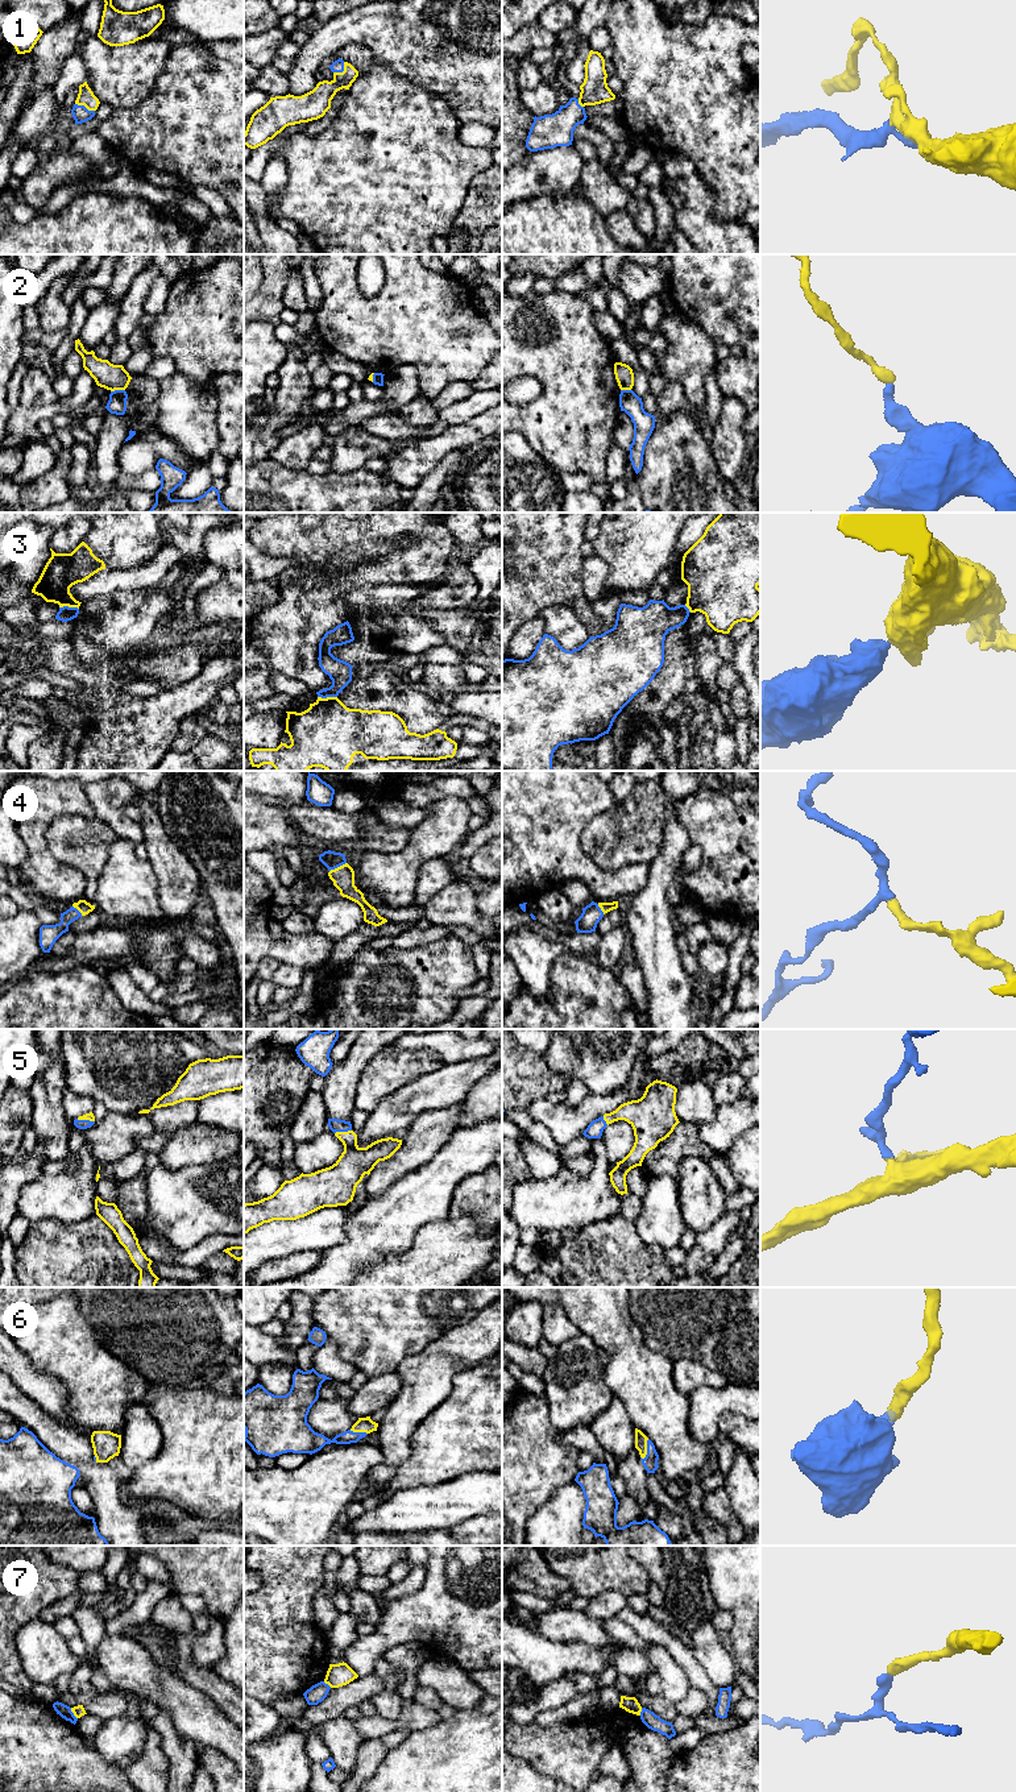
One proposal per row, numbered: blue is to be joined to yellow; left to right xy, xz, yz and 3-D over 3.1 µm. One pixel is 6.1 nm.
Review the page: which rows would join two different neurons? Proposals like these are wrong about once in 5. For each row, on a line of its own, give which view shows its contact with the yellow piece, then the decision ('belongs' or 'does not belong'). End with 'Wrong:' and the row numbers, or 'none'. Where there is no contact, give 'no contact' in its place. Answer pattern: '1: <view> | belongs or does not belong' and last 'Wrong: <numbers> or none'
1: xy | belongs
2: xy | does not belong
3: xy | does not belong
4: xz | belongs
5: xz | belongs
6: yz | belongs
7: xy | does not belong
Wrong: 2, 3, 7

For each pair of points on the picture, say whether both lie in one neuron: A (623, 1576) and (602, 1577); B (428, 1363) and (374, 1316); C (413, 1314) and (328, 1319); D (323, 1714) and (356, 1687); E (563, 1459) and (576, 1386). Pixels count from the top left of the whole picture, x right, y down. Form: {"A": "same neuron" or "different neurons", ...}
{"A": "same neuron", "B": "different neurons", "C": "same neuron", "D": "same neuron", "E": "different neurons"}

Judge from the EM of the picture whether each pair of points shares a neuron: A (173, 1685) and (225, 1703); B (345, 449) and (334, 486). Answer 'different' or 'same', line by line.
A: different
B: different

